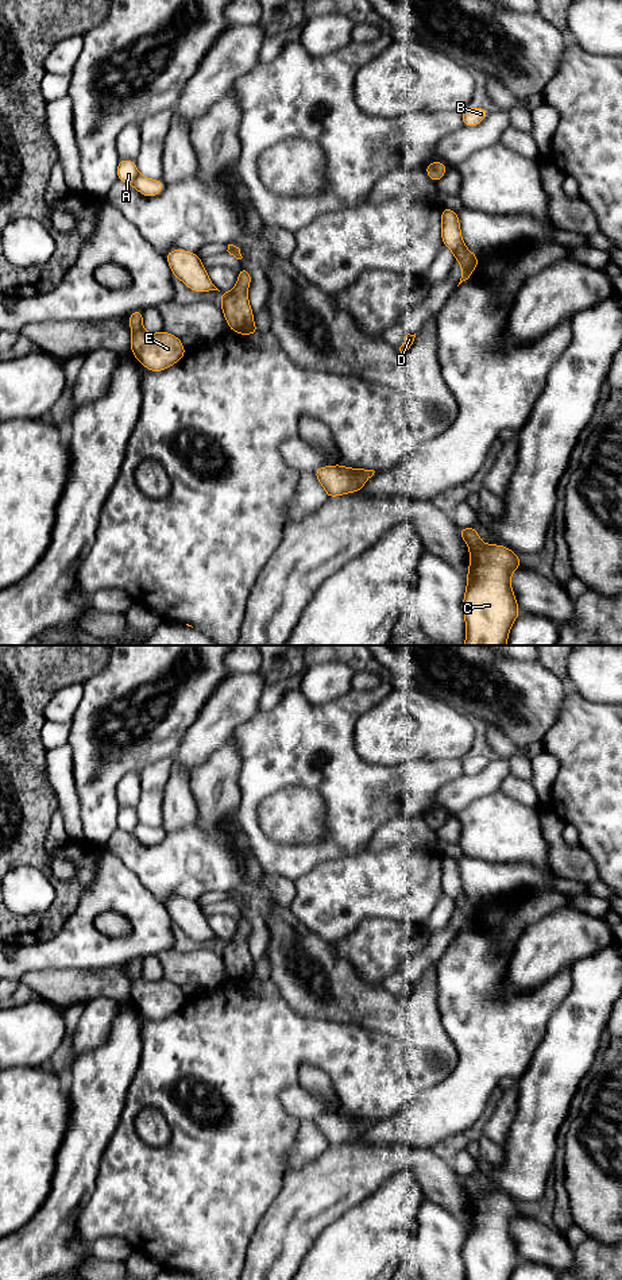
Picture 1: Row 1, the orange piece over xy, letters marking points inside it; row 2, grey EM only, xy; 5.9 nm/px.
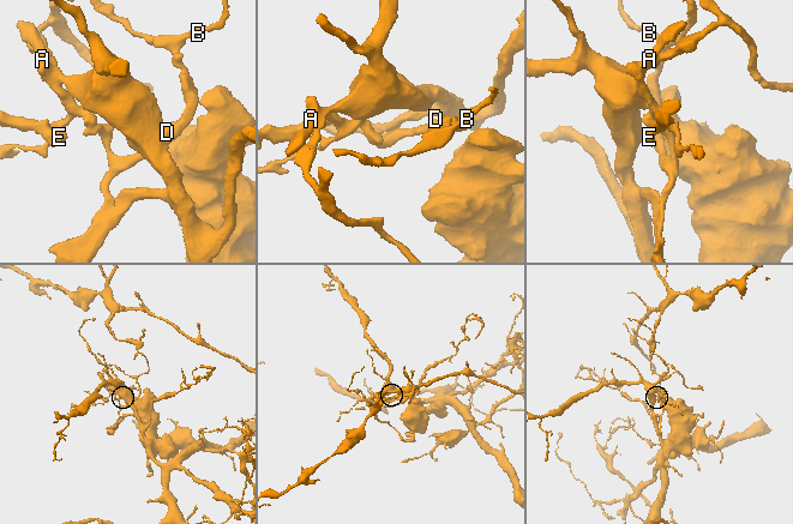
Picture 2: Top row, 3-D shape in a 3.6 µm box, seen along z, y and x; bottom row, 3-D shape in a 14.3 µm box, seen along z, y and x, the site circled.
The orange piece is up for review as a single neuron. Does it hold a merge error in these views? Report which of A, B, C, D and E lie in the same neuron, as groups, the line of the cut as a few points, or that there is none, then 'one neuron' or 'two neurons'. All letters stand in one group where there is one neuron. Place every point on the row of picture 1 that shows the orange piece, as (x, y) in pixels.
A C E / B D | xy (252, 322), (235, 331) | two neurons

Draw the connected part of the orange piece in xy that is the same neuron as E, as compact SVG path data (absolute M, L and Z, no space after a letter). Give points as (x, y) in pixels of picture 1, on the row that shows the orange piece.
M143 311L130 313L128 324L132 329L131 352L150 371L163 371L179 362L186 351L179 338L166 332L146 332Z

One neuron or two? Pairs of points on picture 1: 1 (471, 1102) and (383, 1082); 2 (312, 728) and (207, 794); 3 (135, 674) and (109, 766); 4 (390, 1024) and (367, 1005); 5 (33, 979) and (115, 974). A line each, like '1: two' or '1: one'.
1: two
2: two
3: one
4: one
5: one

